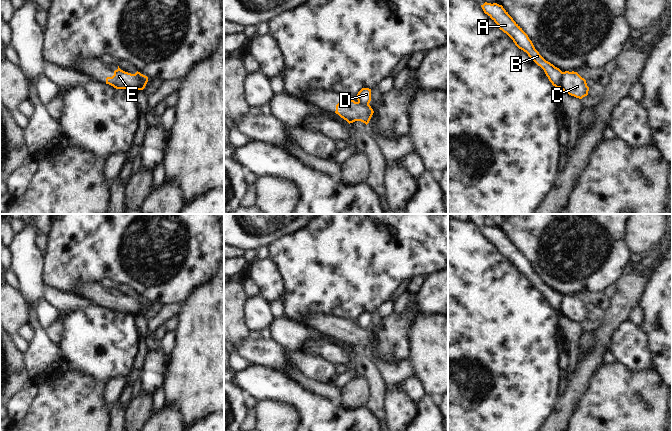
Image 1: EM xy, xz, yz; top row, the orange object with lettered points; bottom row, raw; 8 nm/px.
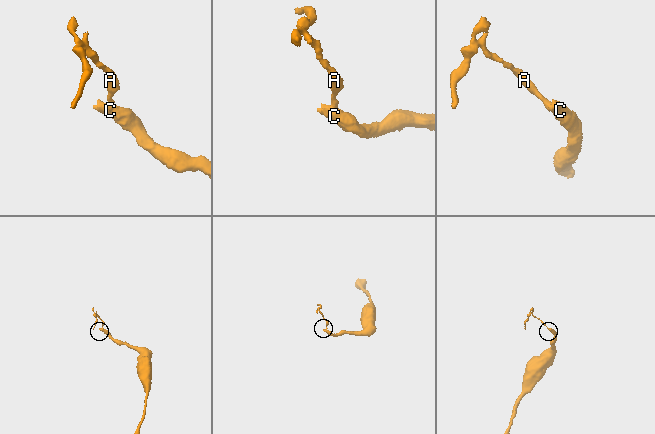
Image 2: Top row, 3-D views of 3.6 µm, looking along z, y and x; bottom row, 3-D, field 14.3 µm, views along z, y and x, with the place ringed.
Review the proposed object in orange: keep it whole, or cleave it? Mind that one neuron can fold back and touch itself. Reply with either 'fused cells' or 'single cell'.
fused cells

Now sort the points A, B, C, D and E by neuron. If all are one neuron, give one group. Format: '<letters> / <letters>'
A B D / C E

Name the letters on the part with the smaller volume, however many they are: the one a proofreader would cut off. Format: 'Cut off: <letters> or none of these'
Cut off: A, B, D

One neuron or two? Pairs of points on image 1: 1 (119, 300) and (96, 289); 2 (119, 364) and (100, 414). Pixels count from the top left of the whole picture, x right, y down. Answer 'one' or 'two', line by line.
1: one
2: two

